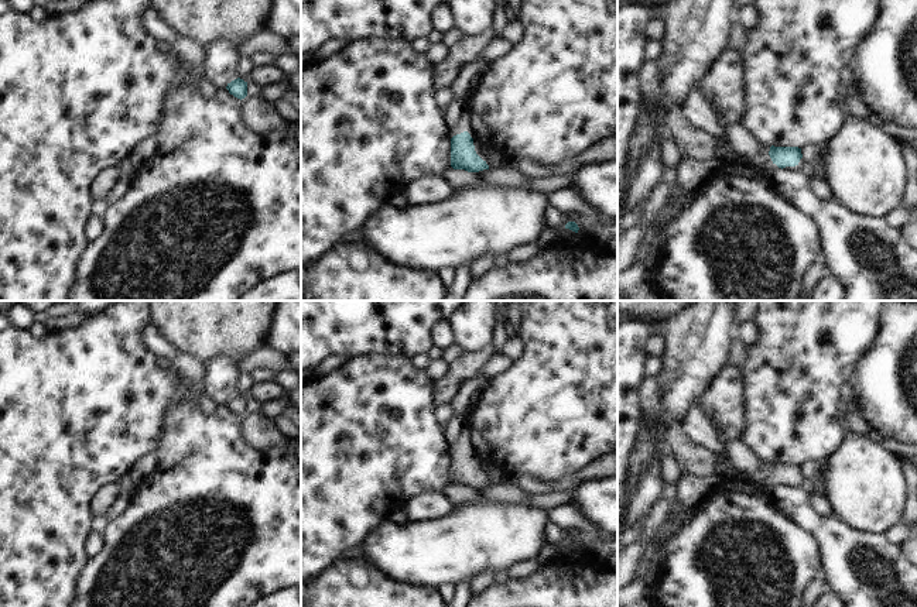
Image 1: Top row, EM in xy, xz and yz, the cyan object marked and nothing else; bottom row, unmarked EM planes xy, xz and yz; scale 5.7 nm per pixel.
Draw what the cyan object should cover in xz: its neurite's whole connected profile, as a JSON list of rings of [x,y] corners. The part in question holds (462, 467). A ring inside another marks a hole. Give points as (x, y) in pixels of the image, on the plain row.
[[[454,415],[445,428],[445,442],[451,455],[451,483],[468,488],[489,486],[480,470],[482,460],[473,455],[466,418]]]

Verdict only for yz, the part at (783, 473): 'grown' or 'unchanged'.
grown

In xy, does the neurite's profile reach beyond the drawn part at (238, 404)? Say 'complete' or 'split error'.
complete

